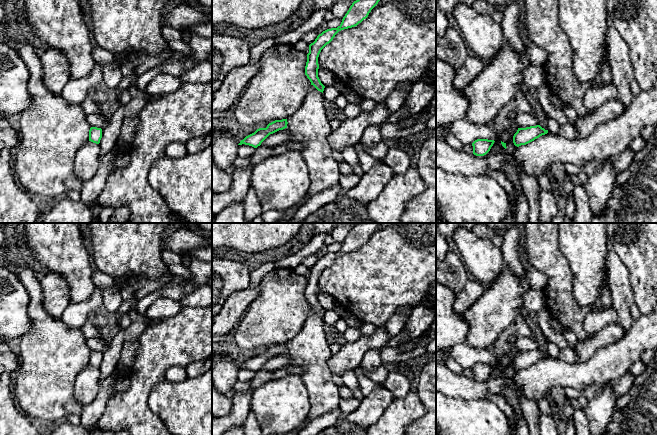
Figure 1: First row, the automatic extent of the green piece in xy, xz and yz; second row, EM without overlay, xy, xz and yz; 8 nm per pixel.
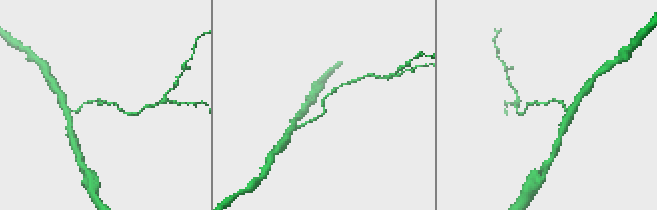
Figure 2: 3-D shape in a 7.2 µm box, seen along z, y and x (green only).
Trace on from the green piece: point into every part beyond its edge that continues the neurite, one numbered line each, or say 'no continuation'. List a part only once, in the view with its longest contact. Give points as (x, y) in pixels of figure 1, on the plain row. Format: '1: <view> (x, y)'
no continuation

